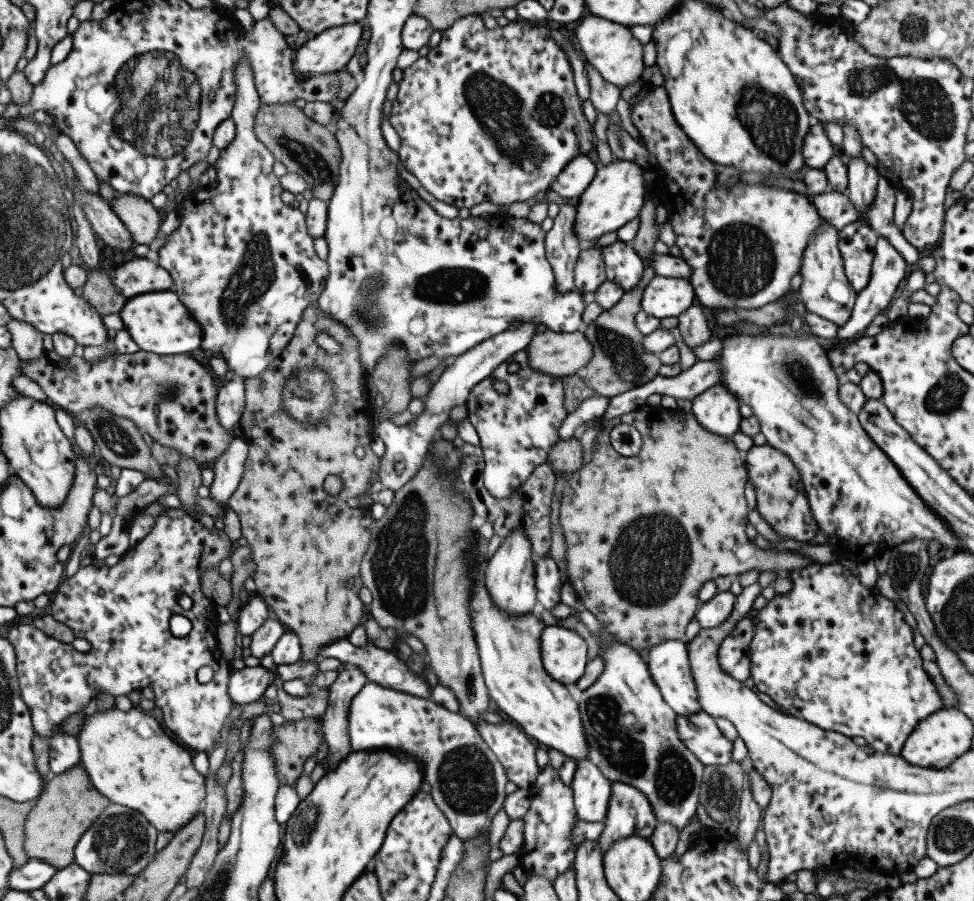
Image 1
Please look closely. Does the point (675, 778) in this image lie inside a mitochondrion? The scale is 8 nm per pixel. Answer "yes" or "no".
yes

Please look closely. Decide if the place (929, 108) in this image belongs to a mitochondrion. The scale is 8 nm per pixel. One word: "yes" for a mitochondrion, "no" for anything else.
yes

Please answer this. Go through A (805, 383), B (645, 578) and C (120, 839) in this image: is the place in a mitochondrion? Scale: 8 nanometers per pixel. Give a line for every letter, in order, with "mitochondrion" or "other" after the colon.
A: mitochondrion
B: mitochondrion
C: mitochondrion

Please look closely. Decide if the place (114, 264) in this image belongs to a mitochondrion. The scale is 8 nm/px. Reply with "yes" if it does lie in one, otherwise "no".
no

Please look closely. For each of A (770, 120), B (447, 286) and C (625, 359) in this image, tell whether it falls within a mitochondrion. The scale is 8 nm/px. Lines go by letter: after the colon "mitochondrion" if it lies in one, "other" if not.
A: mitochondrion
B: mitochondrion
C: mitochondrion

